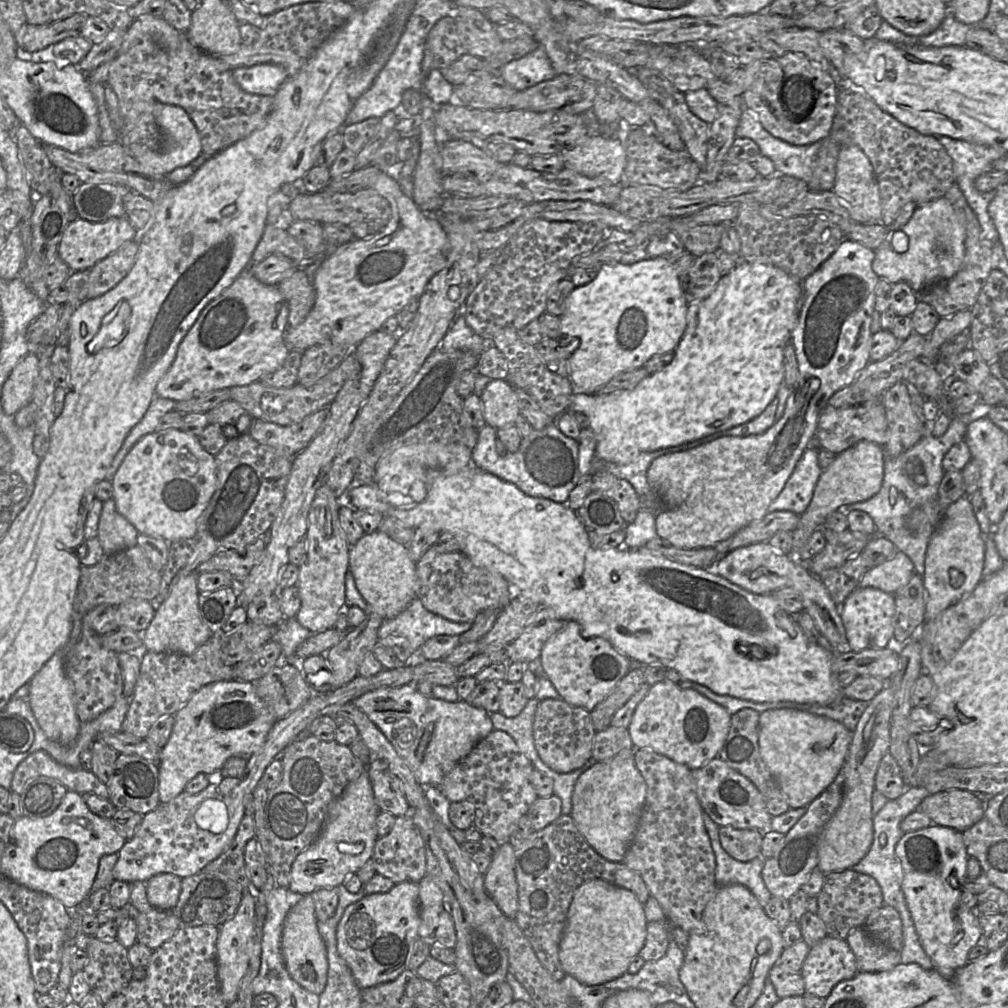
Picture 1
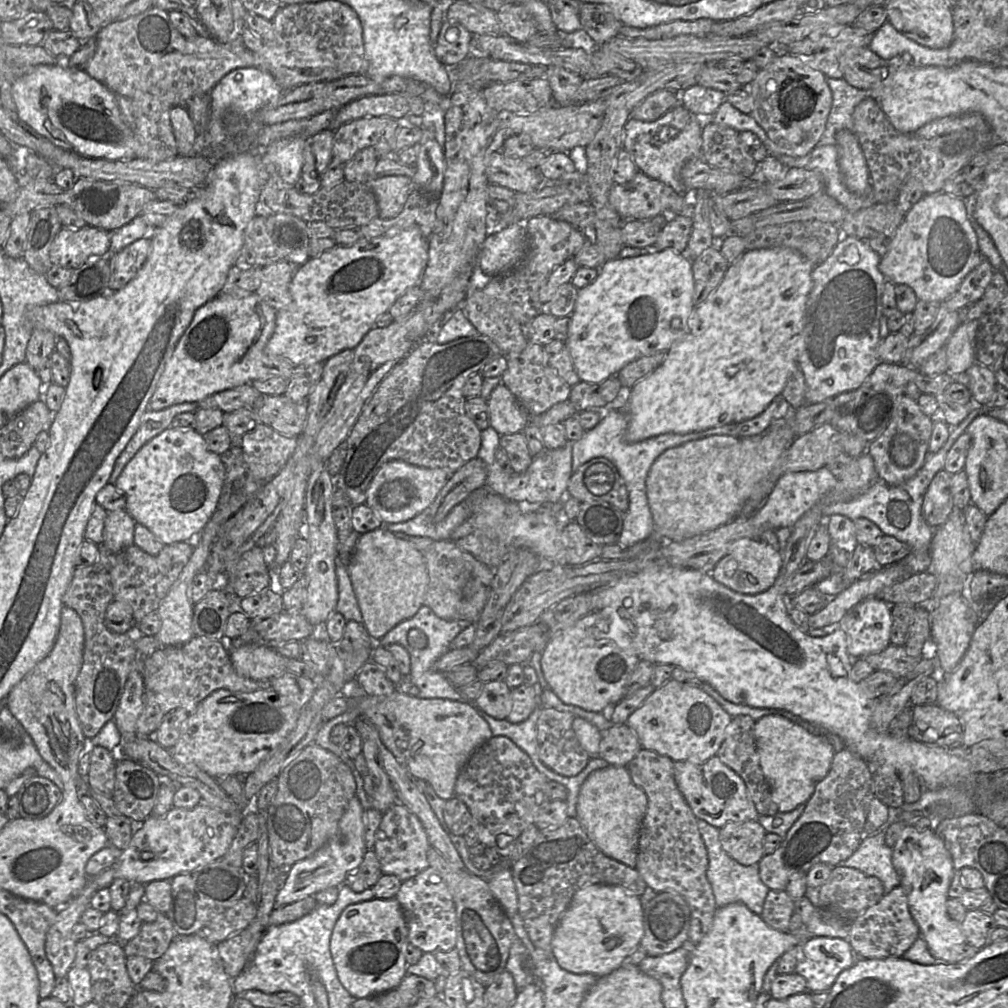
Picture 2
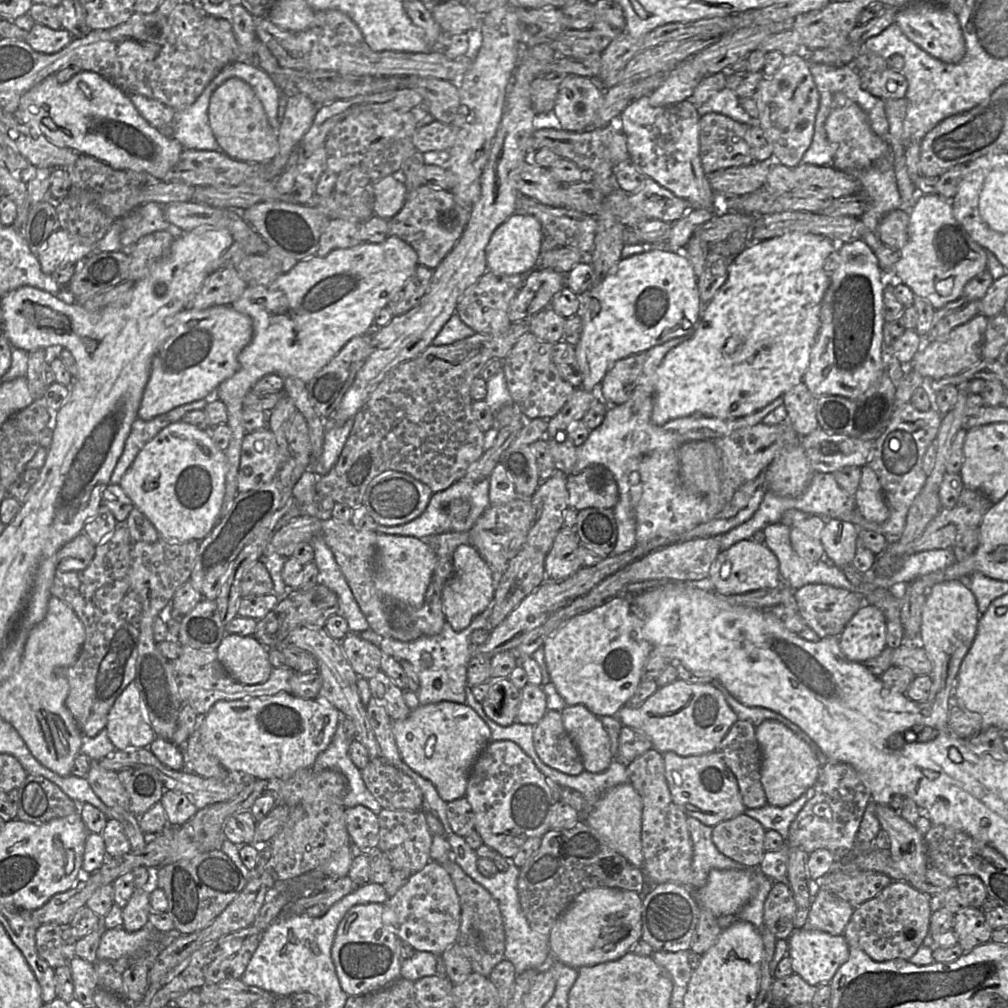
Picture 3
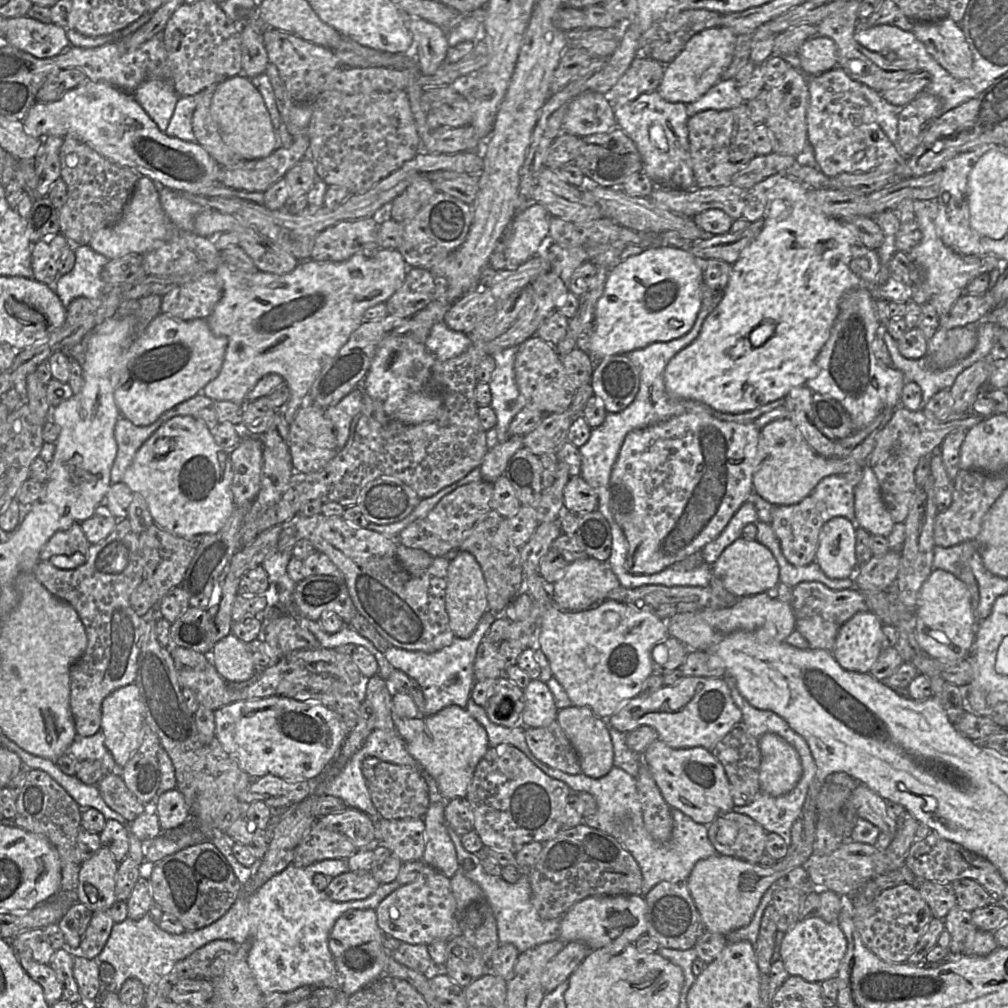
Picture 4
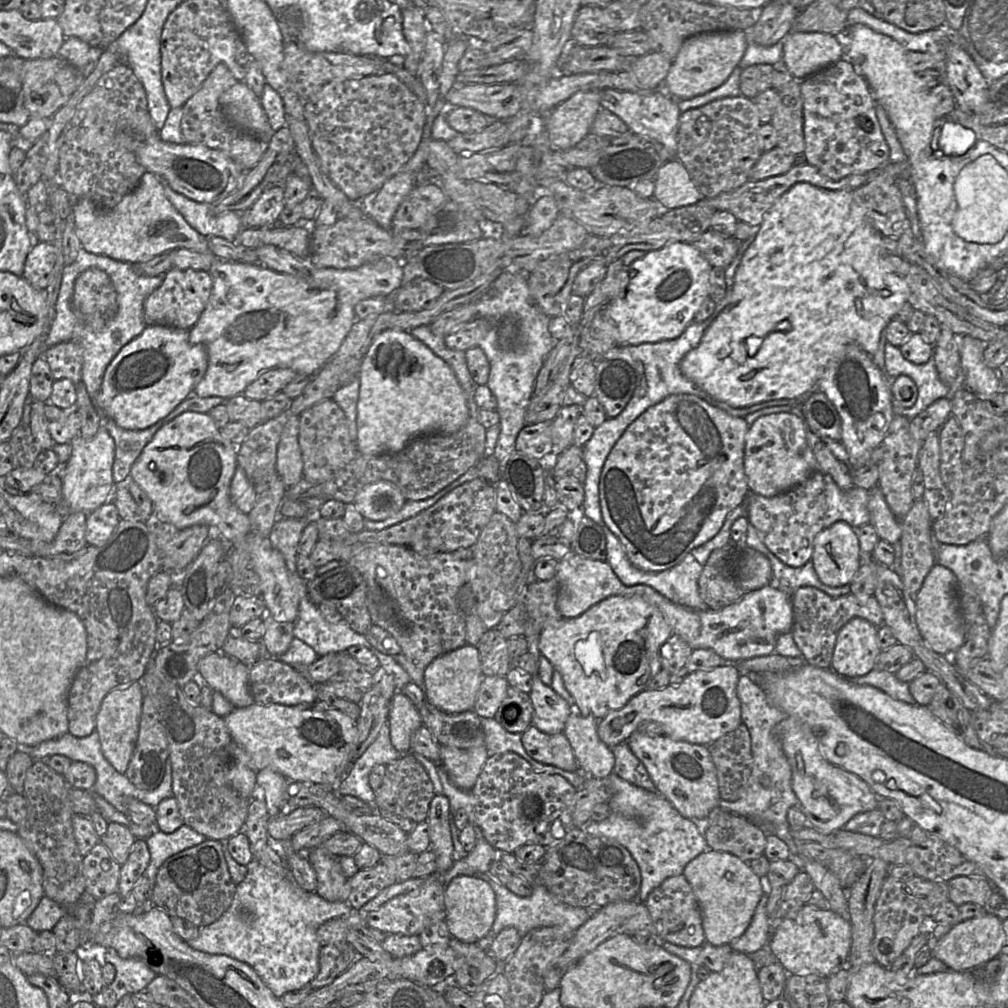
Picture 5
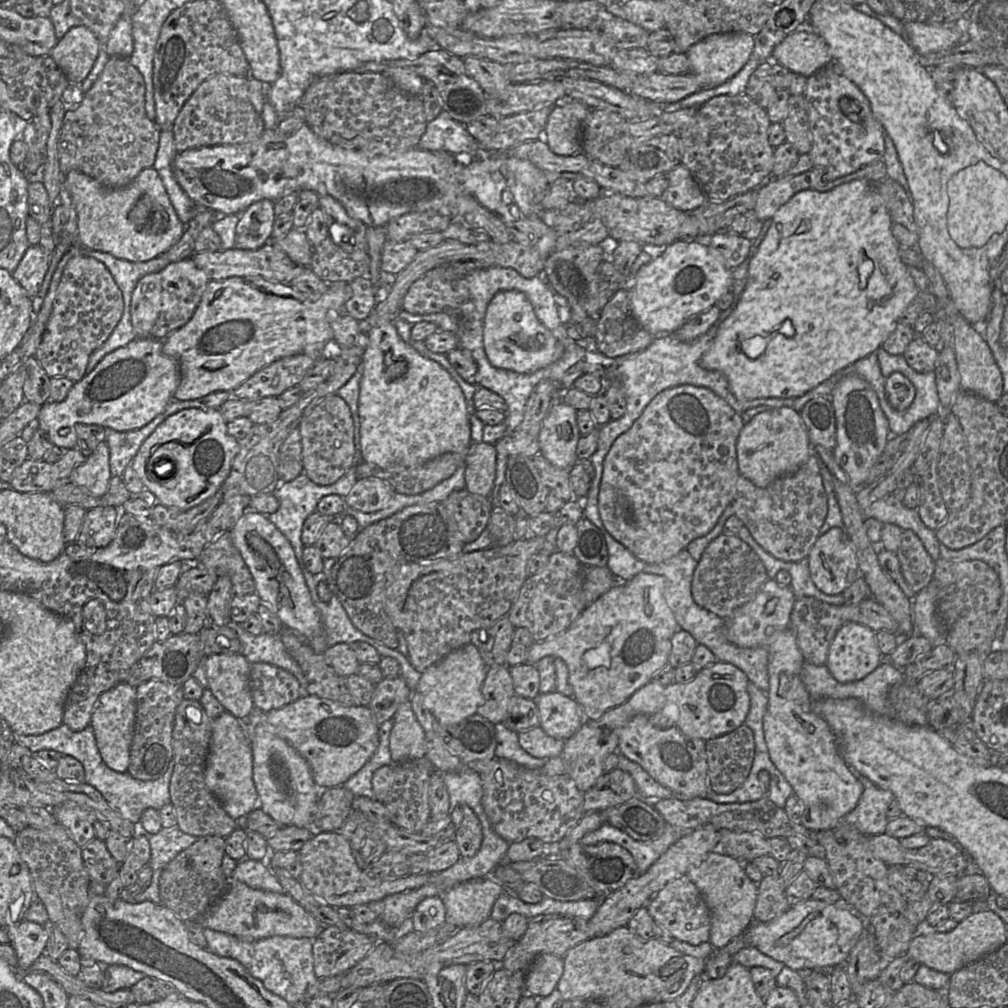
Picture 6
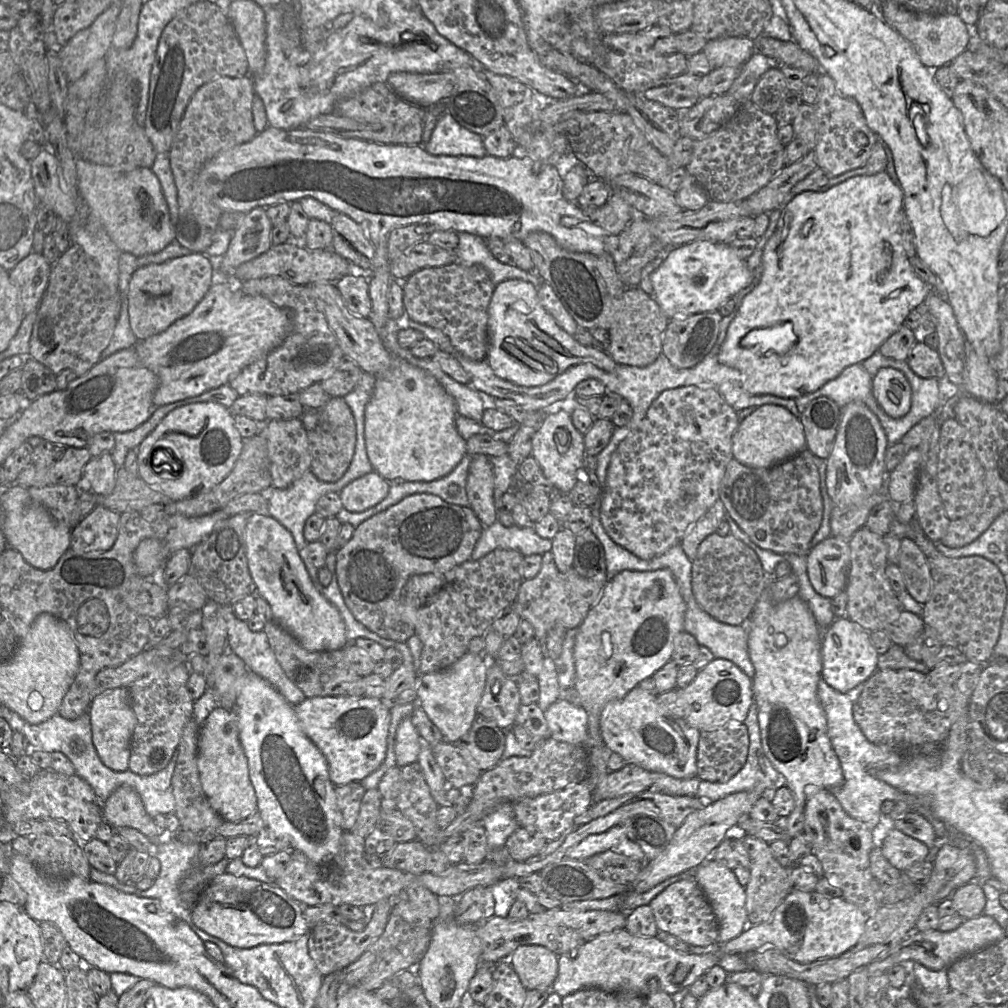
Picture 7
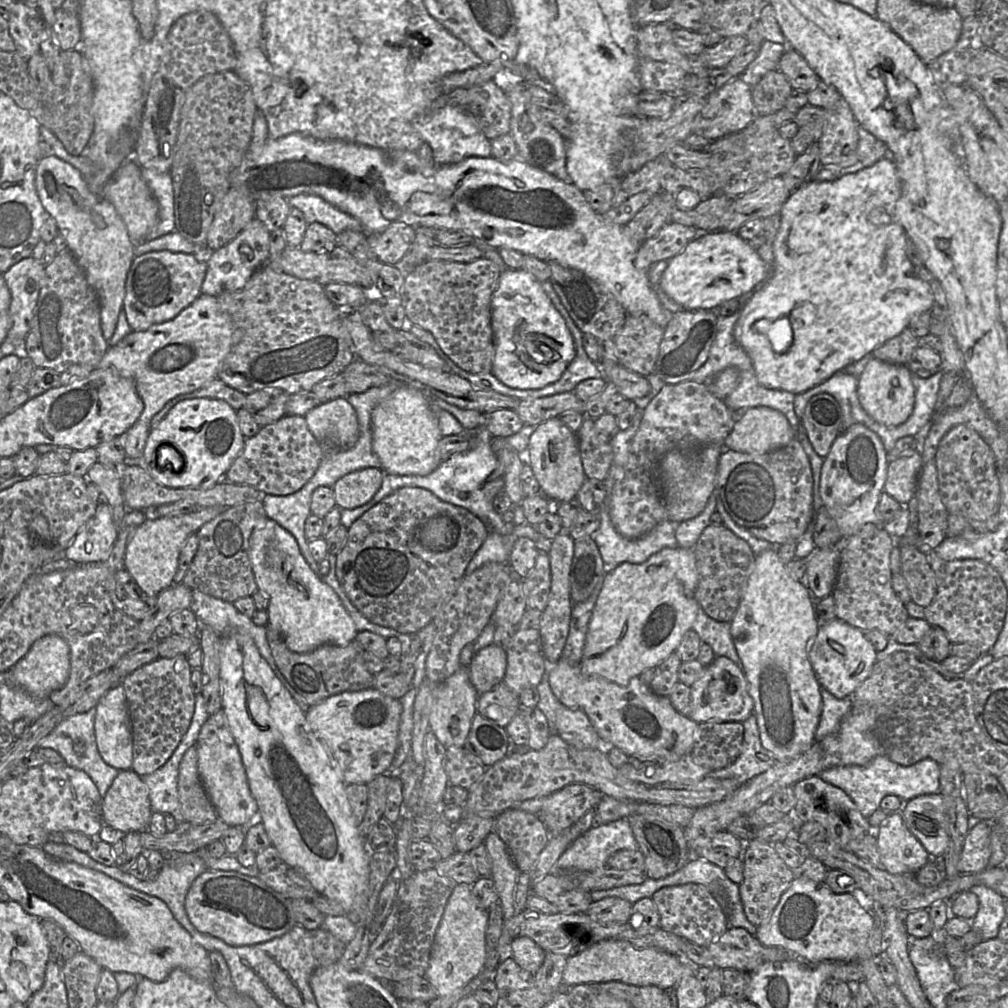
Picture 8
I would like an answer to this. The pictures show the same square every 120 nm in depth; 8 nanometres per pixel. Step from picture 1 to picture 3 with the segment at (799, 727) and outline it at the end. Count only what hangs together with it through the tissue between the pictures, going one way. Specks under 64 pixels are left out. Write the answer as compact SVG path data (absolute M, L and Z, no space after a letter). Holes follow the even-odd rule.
M764 720L755 728L761 751L761 784L767 804L785 807L815 785L821 765L809 745L776 720Z

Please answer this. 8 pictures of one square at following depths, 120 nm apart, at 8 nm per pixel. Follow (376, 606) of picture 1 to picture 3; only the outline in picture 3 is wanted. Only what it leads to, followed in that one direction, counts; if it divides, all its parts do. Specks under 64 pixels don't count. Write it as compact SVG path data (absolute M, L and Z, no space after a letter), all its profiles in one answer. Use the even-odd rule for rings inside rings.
M378 533L376 544L376 587L415 609L422 607L438 555L423 540L415 537Z

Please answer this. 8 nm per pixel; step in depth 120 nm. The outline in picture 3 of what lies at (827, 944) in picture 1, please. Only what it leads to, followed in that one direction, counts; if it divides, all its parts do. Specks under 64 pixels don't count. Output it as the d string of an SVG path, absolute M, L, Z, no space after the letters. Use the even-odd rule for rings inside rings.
M794 929L788 938L788 955L793 972L808 984L830 984L838 968L849 958L849 945L844 935L831 935L818 930Z

